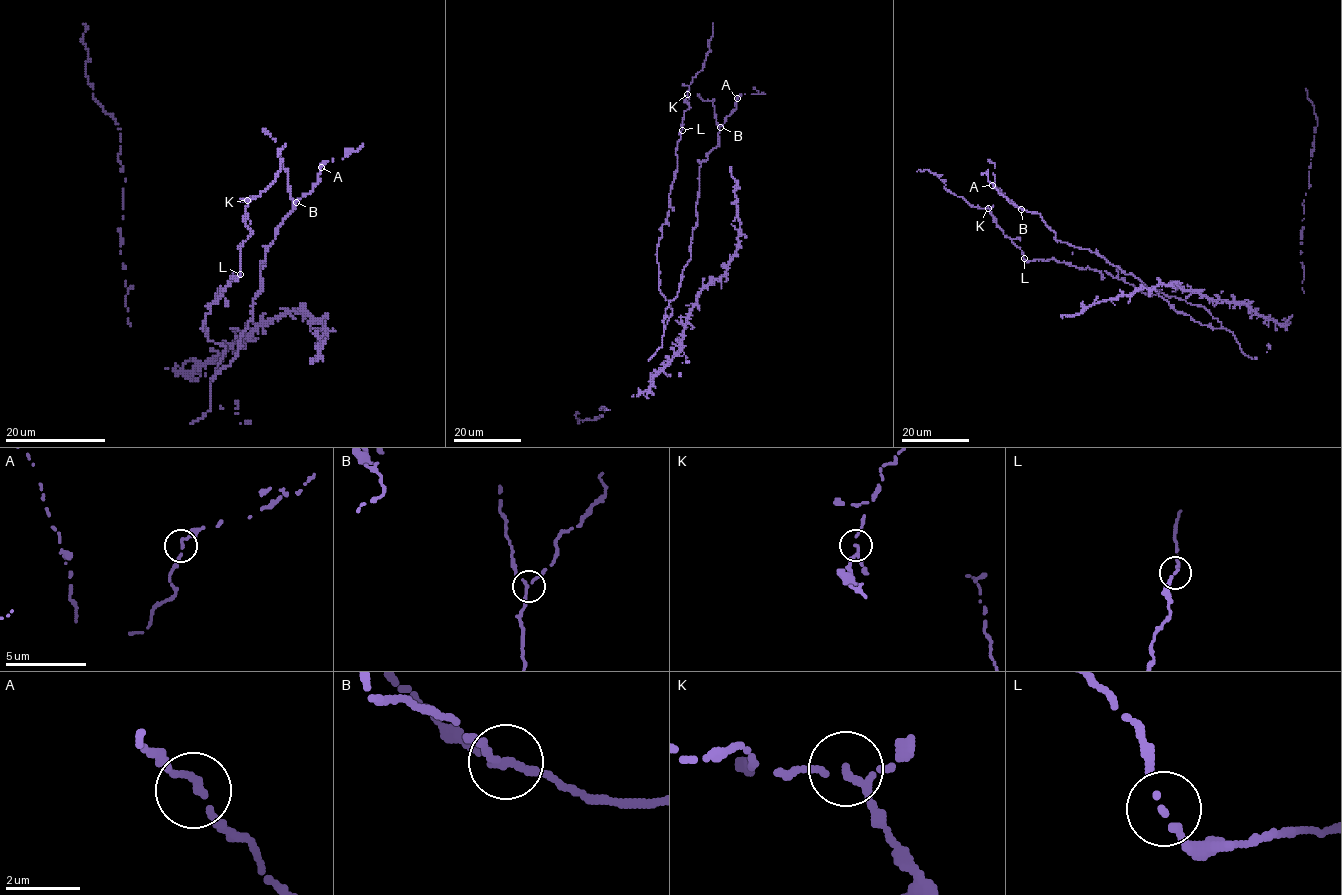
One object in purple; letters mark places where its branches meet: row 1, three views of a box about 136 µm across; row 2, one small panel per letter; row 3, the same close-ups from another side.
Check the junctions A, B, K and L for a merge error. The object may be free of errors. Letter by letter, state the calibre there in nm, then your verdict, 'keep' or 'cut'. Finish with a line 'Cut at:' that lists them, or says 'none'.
A: 180 nm | keep
B: 170 nm | keep
K: 150 nm | keep
L: 150 nm | keep
Cut at: none

